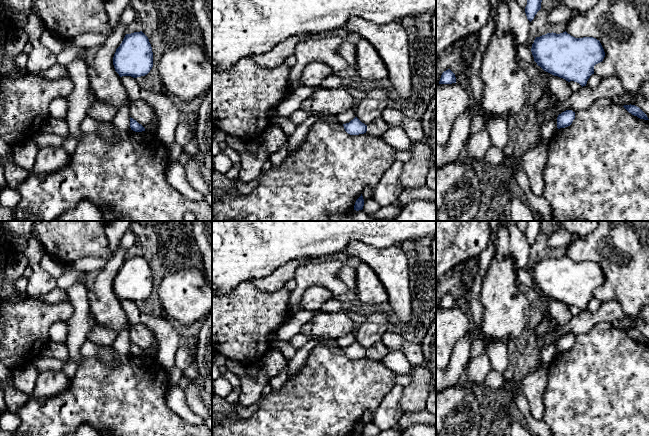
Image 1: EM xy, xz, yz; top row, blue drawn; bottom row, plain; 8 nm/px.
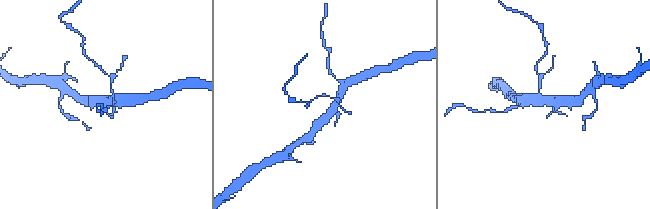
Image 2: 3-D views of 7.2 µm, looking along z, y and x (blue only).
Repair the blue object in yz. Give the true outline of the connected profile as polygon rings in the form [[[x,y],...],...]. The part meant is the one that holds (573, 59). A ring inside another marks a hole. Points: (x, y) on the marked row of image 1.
[[[566,31],[536,37],[531,48],[534,61],[544,71],[574,81],[582,87],[594,74],[594,66],[603,61],[604,49],[593,37],[575,38]]]

